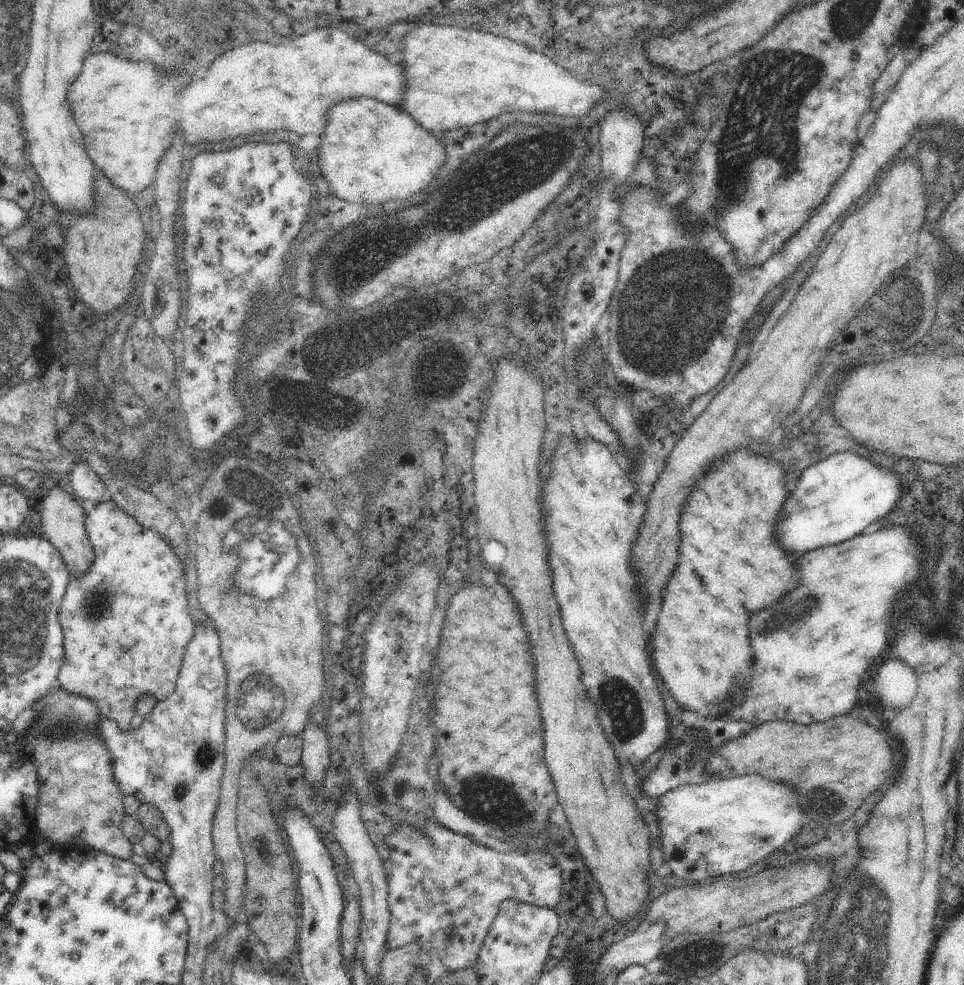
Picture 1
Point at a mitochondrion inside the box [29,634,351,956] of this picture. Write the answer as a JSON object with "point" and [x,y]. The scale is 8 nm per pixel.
{"point":[74,725]}

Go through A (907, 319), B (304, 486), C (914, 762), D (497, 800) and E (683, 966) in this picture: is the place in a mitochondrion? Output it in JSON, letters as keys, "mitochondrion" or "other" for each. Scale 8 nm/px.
{"A":"mitochondrion","B":"other","C":"other","D":"mitochondrion","E":"mitochondrion"}

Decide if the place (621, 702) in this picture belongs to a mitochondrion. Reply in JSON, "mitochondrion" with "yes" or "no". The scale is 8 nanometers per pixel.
{"mitochondrion":"yes"}

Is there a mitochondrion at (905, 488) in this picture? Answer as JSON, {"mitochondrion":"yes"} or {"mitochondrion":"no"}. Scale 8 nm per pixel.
{"mitochondrion":"no"}

